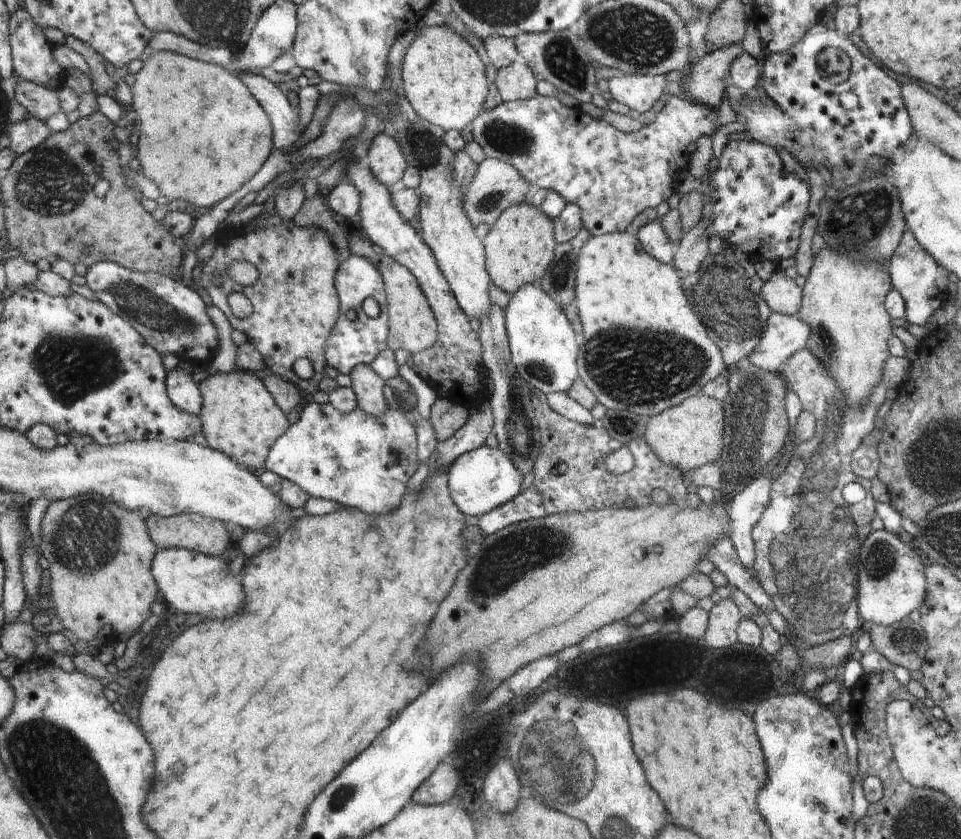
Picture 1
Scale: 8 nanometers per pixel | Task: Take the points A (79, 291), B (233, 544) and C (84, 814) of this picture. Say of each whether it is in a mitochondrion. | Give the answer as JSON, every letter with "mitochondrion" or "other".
{"A":"other","B":"other","C":"mitochondrion"}

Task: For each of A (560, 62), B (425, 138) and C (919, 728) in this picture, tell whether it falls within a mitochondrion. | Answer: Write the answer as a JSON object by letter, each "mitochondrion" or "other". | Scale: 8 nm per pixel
{"A":"mitochondrion","B":"mitochondrion","C":"other"}

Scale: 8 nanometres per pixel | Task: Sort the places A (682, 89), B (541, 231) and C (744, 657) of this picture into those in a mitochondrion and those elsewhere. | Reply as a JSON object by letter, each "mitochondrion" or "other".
{"A":"other","B":"other","C":"other"}

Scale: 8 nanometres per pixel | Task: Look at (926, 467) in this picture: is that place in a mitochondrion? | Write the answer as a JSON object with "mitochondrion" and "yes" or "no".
{"mitochondrion":"yes"}

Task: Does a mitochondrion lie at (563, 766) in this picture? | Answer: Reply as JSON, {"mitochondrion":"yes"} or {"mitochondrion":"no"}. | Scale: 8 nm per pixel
{"mitochondrion":"yes"}

